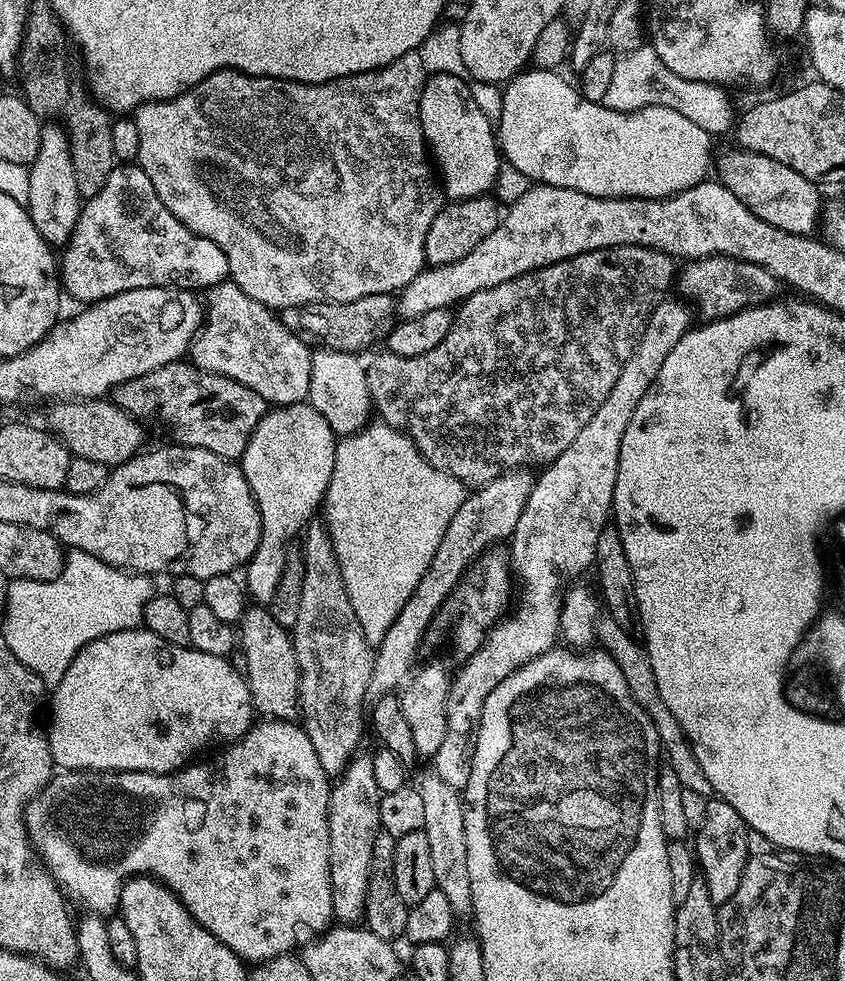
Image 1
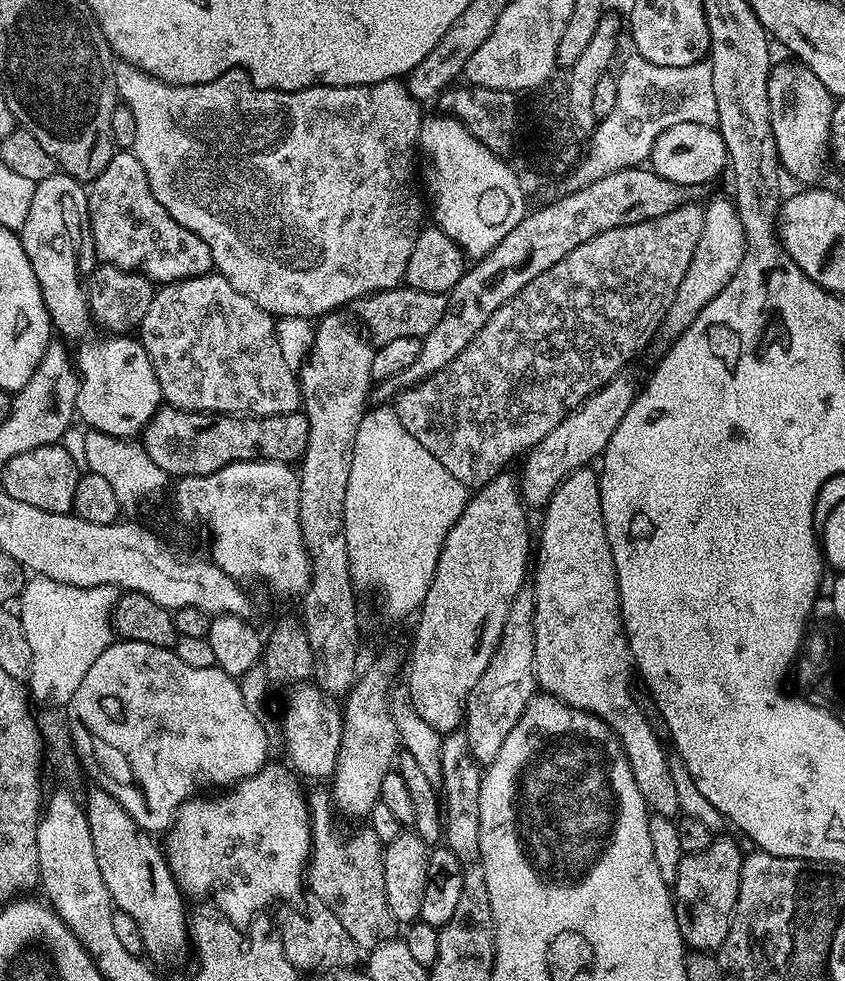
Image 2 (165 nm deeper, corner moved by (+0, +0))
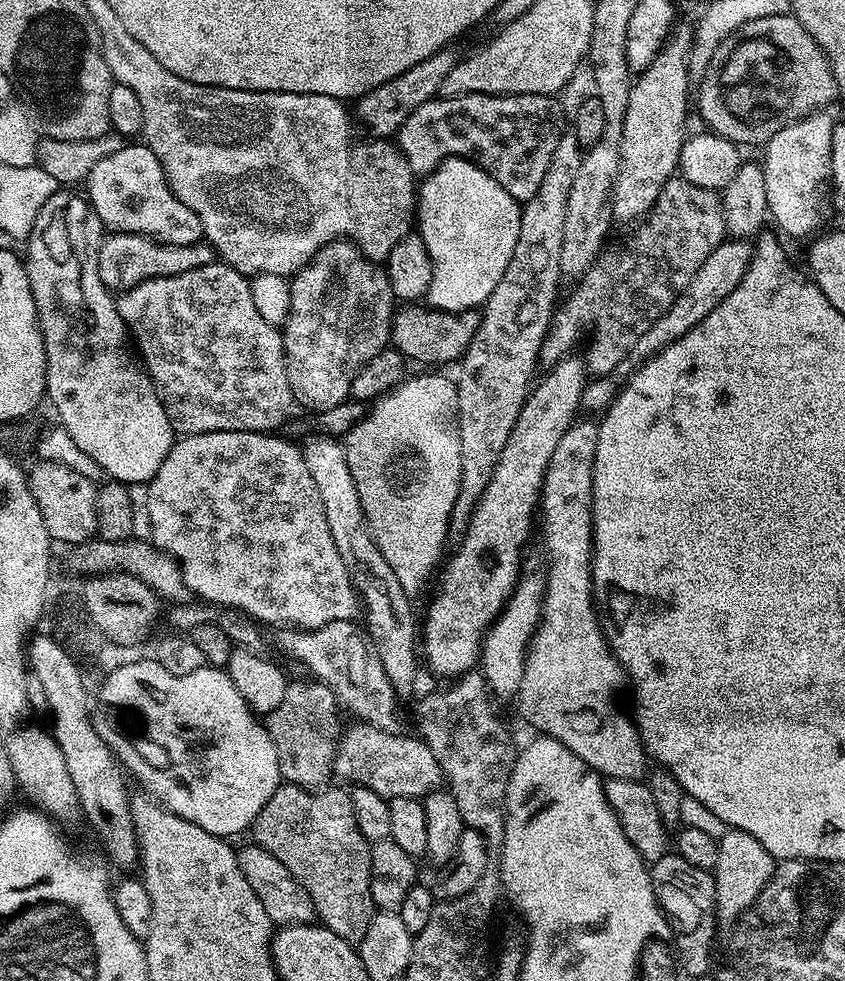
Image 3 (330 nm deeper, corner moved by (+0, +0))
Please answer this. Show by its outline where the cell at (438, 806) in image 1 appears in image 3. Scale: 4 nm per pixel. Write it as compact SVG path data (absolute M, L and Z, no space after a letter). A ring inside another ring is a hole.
M315 434L309 438L305 444L302 444L304 453L304 461L306 462L306 470L310 470L310 479L314 481L314 487L318 490L318 499L322 501L322 510L326 510L326 523L330 525L330 535L334 537L334 546L338 546L338 555L342 558L342 566L346 568L346 574L350 578L350 582L356 588L356 595L359 596L362 605L362 624L368 633L368 637L372 640L372 645L376 647L378 658L382 662L382 670L386 670L386 678L390 678L390 682L396 687L397 693L404 694L408 692L416 684L416 660L418 664L418 622L412 618L412 604L409 593L402 590L402 586L398 582L398 577L394 574L394 570L390 570L390 562L386 562L386 558L382 558L382 550L378 550L376 539L372 536L372 531L368 525L366 514L362 510L362 498L358 498L358 488L354 486L354 478L350 474L350 468L346 462L344 454L344 445L339 439L333 438L327 434Z

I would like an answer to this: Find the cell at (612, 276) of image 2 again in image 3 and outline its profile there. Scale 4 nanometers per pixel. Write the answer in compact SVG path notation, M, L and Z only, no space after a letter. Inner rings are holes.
M683 178L668 180L662 186L662 194L658 194L658 202L631 232L632 237L617 256L593 264L573 287L577 288L565 300L563 297L540 348L540 360L545 365L563 360L575 349L572 347L583 338L584 332L588 332L587 371L596 372L592 374L597 377L615 373L616 367L630 354L634 342L670 310L674 298L694 278L698 266L724 243L726 229L721 193L714 188L694 186L694 182Z

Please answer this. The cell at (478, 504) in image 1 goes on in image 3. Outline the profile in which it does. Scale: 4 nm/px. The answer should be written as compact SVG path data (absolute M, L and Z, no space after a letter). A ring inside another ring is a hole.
M728 238L724 243L718 245L710 254L710 258L706 258L706 262L702 262L702 266L698 266L694 278L690 278L690 282L686 282L686 286L680 291L678 298L674 298L670 310L666 310L666 314L662 314L662 318L658 318L658 322L654 322L654 326L650 326L650 330L646 330L646 334L642 334L642 338L638 338L638 342L634 342L628 357L616 367L615 378L607 375L593 379L593 384L592 381L585 383L584 393L580 399L581 405L597 414L607 410L615 400L616 393L620 391L621 382L627 380L651 356L658 355L662 350L666 350L666 346L678 342L678 338L690 334L690 330L694 330L694 326L698 326L698 322L702 322L702 318L706 318L706 314L710 314L710 310L717 308L735 290L750 266L751 257L752 244L748 240Z

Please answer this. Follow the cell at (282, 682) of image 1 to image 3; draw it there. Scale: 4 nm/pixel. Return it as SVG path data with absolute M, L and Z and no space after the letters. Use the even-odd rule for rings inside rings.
M356 722L353 725L349 732L347 729L341 735L332 763L335 775L349 780L349 785L372 789L389 800L394 797L419 799L443 783L438 762L420 737L404 736L363 722Z

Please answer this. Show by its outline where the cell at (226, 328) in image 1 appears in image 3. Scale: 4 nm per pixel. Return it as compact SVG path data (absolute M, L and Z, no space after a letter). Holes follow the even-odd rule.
M223 262L198 266L198 270L186 270L186 274L174 274L170 278L150 278L130 290L119 293L115 297L116 309L124 320L125 329L136 339L135 351L142 361L145 372L156 387L158 398L166 410L166 414L172 423L173 433L180 436L193 436L194 434L206 434L207 432L267 432L269 434L280 430L280 427L288 420L288 415L294 409L292 391L290 390L290 378L286 370L286 358L284 357L284 337L277 325L266 322L262 314L258 314L254 307L254 298L250 295L252 285L249 277L234 270Z

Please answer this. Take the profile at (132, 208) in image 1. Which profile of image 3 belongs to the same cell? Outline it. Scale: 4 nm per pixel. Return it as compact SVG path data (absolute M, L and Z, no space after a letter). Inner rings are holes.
M128 142L118 154L110 154L110 158L102 158L94 170L90 170L86 181L86 199L90 205L91 211L108 227L109 233L129 232L139 236L149 236L151 240L157 240L160 244L169 244L170 246L190 246L199 244L204 240L204 231L202 222L198 222L198 214L190 210L170 190L166 174L162 170L162 162L154 158L154 154L148 149L147 144L143 142Z

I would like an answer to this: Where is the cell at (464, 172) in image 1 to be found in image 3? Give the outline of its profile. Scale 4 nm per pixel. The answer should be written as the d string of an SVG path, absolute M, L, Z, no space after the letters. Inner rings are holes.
M460 156L446 158L433 172L428 173L419 181L415 223L418 225L422 242L426 242L426 250L430 254L430 262L432 263L432 281L426 297L427 303L431 307L437 308L439 312L465 312L471 308L479 309L487 302L494 286L498 286L499 280L502 279L502 274L506 274L506 266L510 266L510 258L514 254L514 242L518 242L521 207L521 201L515 200L510 194L506 194L506 190L502 190L502 186L498 186L498 182L494 182L494 178L490 178L490 174L486 174L486 170L482 170L474 162L464 160Z

